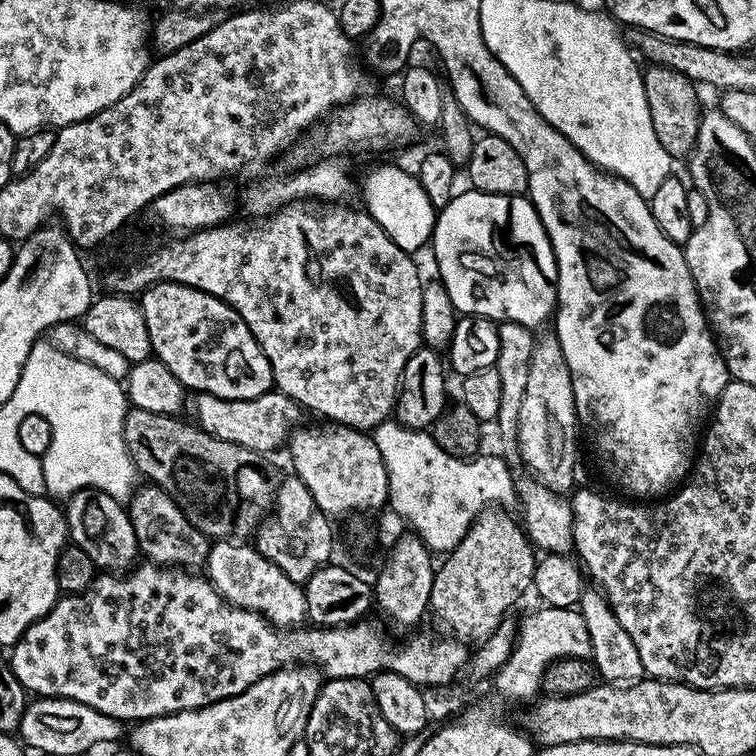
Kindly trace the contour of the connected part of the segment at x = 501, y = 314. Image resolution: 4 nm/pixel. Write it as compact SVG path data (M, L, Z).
M475 190L468 192L457 191L452 197L452 201L445 208L439 209L436 217L436 225L432 231L430 249L436 255L436 268L440 271L438 280L444 286L450 296L457 313L466 316L485 316L488 320L497 322L507 322L510 324L521 324L533 330L539 329L538 326L544 319L553 315L556 306L556 255L552 249L550 238L540 221L540 215L536 213L527 195L523 196L503 196L502 194L486 194Z

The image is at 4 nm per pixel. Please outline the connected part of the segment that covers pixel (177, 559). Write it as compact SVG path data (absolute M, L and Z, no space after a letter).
M151 482L137 487L132 499L127 501L128 517L134 526L136 547L145 561L158 564L161 568L178 568L181 570L200 570L207 565L209 537L199 530L182 514L182 510L157 484Z

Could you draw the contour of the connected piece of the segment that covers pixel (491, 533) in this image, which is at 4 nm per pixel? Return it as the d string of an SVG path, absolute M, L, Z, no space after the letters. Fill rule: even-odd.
M500 506L485 508L468 527L468 533L460 539L458 546L443 557L444 565L441 563L437 567L430 608L433 613L436 611L441 625L452 620L452 632L460 628L460 620L468 620L468 616L484 616L484 624L488 624L488 620L492 620L492 624L501 624L511 613L508 611L523 598L524 591L533 587L538 552L517 517L515 520L508 512L511 511Z

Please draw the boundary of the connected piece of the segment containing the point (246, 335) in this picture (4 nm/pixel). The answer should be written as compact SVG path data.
M153 284L142 293L138 300L146 318L146 330L150 330L152 355L161 360L178 378L185 389L206 396L217 396L221 402L230 400L258 400L273 391L272 364L258 346L254 334L242 322L242 318L226 302L206 294L197 288L181 284Z

